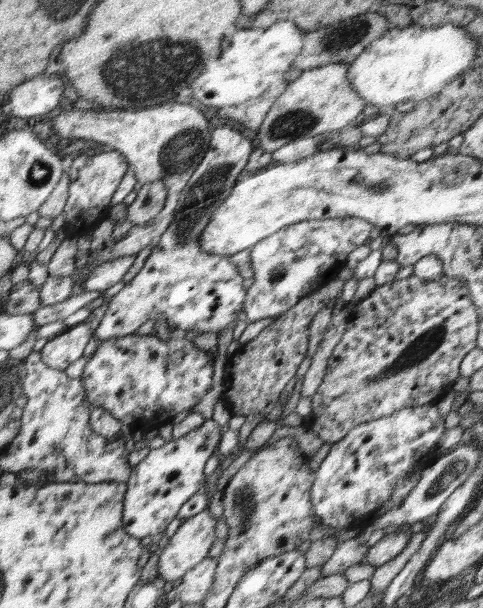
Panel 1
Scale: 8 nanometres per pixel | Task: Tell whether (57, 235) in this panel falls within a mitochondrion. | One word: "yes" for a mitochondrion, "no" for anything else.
no

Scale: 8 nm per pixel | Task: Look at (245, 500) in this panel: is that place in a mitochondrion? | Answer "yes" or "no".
yes

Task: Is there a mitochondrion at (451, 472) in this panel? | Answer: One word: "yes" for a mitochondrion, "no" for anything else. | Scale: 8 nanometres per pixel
yes

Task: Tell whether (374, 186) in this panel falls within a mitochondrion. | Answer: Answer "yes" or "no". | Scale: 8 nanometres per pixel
yes

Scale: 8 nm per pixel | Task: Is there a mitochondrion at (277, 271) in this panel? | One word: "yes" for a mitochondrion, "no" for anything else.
yes

